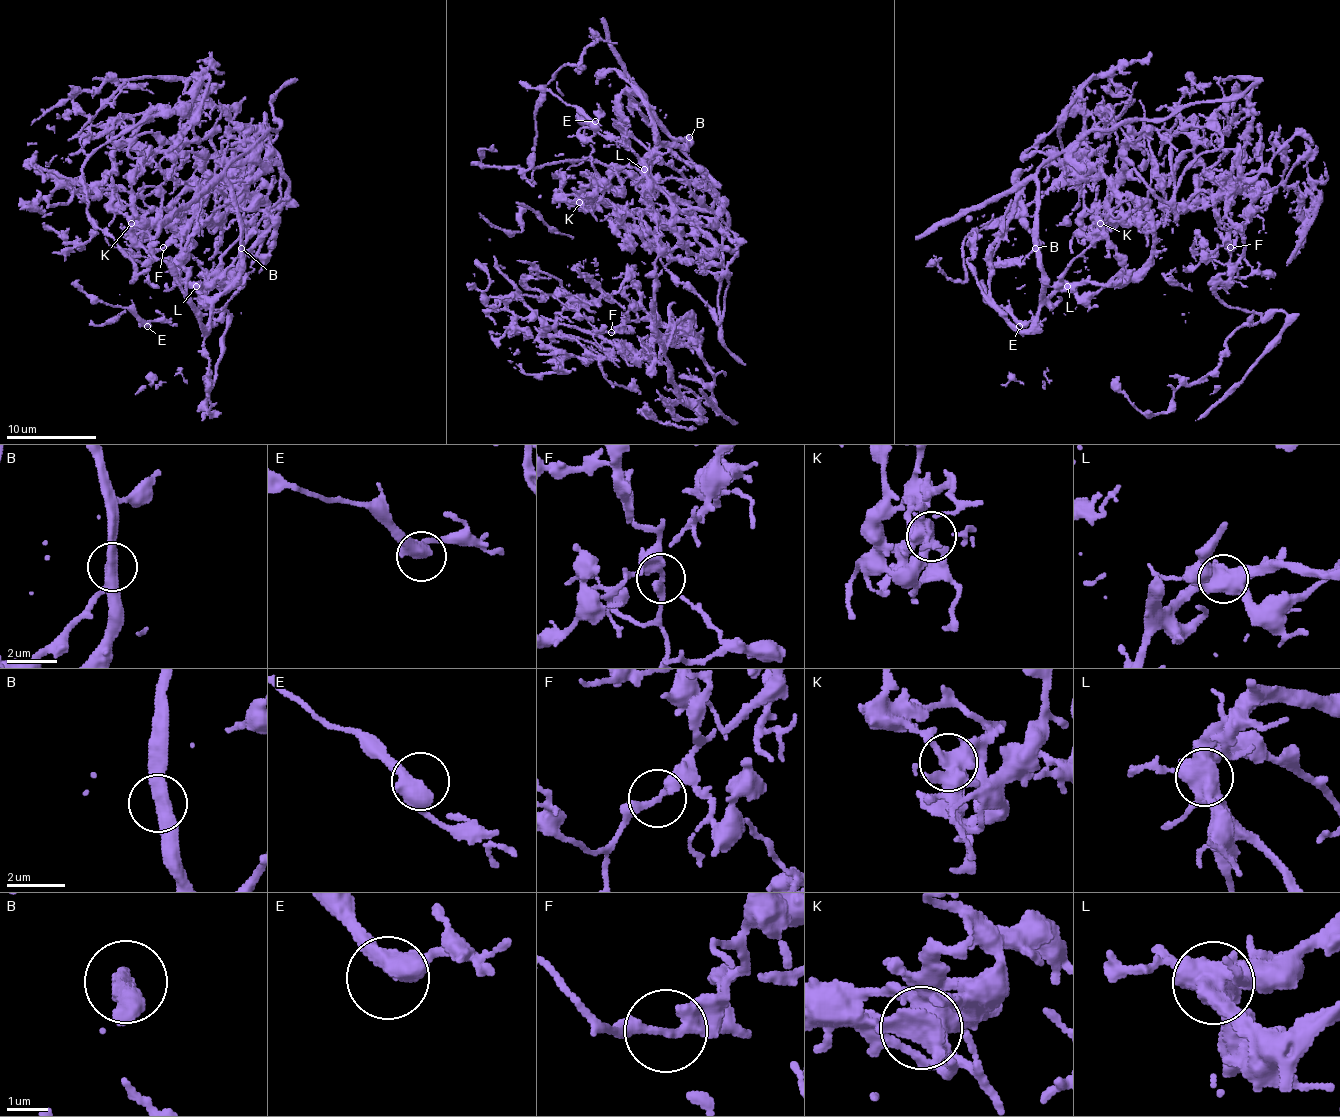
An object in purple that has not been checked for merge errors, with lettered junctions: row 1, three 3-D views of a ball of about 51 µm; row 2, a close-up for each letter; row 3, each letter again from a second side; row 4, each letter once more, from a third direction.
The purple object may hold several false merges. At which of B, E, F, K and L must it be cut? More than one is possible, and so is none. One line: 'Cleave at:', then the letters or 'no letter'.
Cleave at: L

